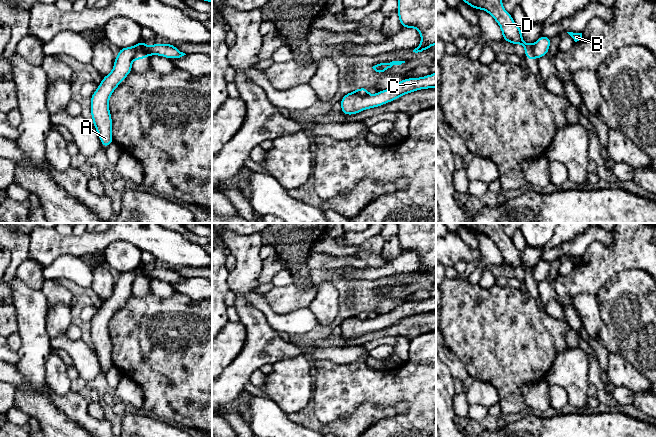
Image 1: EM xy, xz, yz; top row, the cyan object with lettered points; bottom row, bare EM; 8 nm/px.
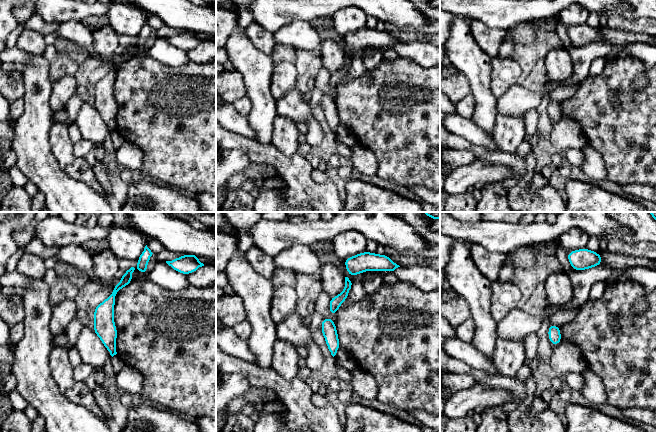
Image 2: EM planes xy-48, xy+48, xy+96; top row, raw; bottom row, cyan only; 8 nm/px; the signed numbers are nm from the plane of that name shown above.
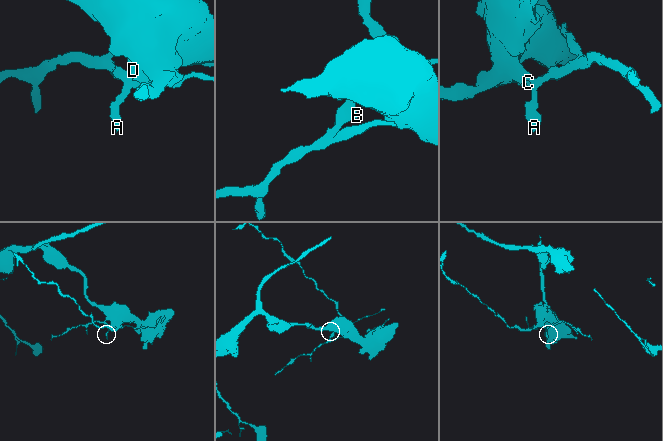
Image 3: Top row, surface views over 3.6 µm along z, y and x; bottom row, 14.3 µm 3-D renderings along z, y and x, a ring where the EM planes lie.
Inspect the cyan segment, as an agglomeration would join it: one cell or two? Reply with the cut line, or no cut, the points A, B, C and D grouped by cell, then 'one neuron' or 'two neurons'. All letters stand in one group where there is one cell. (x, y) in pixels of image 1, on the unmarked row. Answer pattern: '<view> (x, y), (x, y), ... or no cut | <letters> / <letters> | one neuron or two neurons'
xy (142, 264), (141, 273), (148, 280) | A B C / D | two neurons

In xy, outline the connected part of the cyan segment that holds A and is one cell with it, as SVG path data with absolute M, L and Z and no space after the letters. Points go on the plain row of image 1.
M137 269L120 272L119 278L115 281L113 294L102 302L101 308L91 319L91 341L104 372L107 372L114 365L109 322L132 295L132 285L136 275Z

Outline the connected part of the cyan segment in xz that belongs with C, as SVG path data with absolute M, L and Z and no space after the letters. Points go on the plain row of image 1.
M436 296L419 302L406 302L391 312L379 315L374 319L361 320L356 315L343 319L341 336L354 339L363 334L379 331L396 324L401 320L421 313L436 312Z

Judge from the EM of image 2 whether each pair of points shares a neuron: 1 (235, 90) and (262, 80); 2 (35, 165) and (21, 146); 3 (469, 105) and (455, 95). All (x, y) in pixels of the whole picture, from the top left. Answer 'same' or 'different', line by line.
1: different
2: same
3: different

